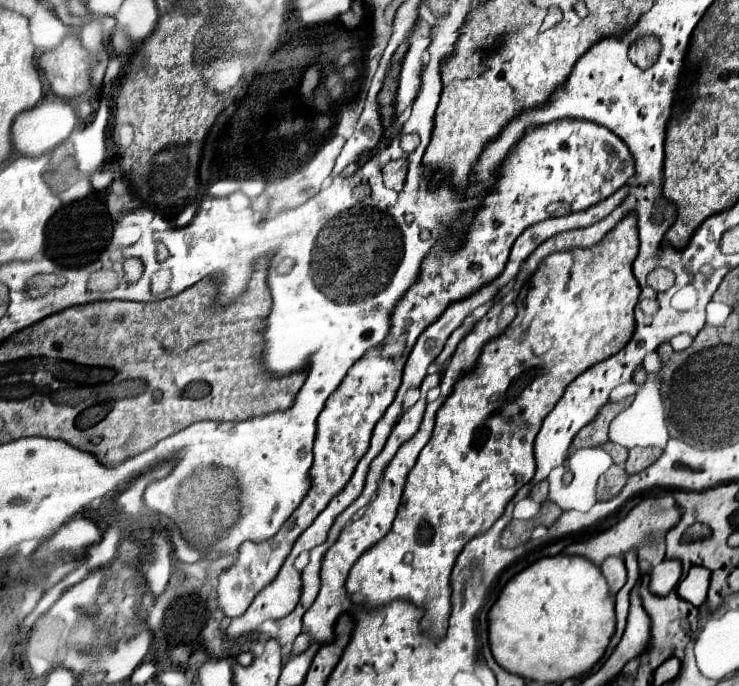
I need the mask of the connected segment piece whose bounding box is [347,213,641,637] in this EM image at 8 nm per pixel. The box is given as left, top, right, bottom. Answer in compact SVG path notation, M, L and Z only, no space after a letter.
M629 213L591 249L557 251L541 261L537 273L529 277L515 301L517 317L513 323L499 337L483 345L485 349L481 349L473 371L455 383L451 395L439 407L433 437L407 475L391 531L353 565L347 579L347 593L355 603L379 607L393 599L407 599L417 607L425 607L421 621L425 631L439 637L445 633L451 611L449 577L457 555L473 537L487 531L503 515L505 505L535 475L533 441L543 419L557 405L571 381L595 363L619 353L633 337L633 309L641 293L631 271L637 251L637 215Z

